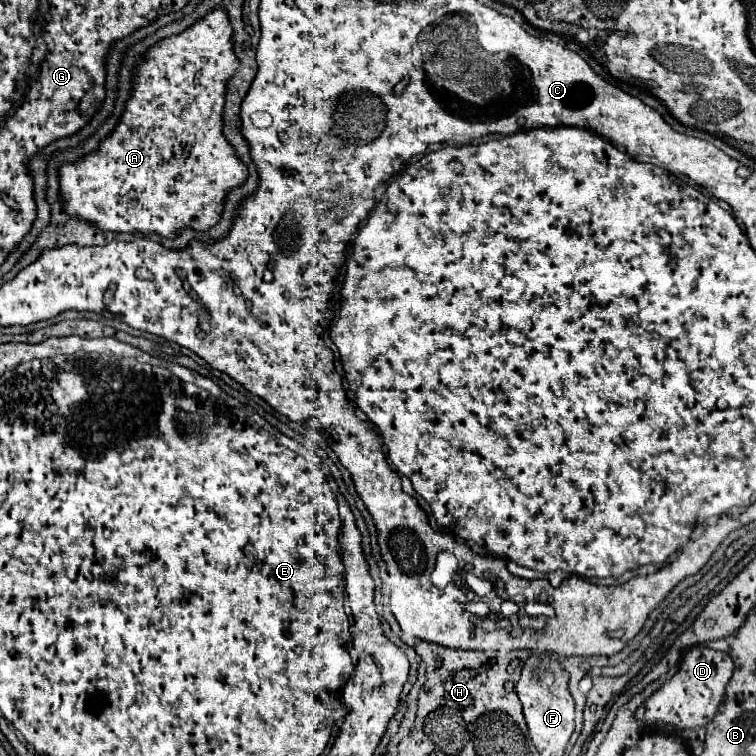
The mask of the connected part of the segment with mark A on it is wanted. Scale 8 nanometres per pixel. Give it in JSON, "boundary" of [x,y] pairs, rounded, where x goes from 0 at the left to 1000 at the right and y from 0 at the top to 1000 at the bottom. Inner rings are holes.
{"boundary":[[[283,13],[278,16],[270,26],[259,29],[254,37],[246,42],[220,50],[206,58],[206,66],[201,71],[193,71],[190,82],[180,90],[180,103],[177,103],[177,122],[175,130],[167,138],[167,148],[161,151],[159,164],[153,172],[132,190],[132,196],[124,204],[116,204],[101,217],[85,217],[79,222],[79,251],[82,251],[82,267],[90,272],[90,283],[101,283],[106,288],[116,288],[116,294],[127,294],[135,304],[148,304],[148,307],[209,307],[217,315],[230,315],[241,299],[251,299],[257,304],[275,304],[283,299],[291,288],[294,280],[294,259],[307,251],[310,246],[320,243],[328,233],[328,222],[312,209],[312,201],[307,201],[307,193],[302,193],[296,177],[291,177],[294,167],[294,143],[296,143],[296,108],[302,108],[302,98],[312,93],[312,71],[307,71],[307,40],[302,40],[302,21],[296,13]]]}

